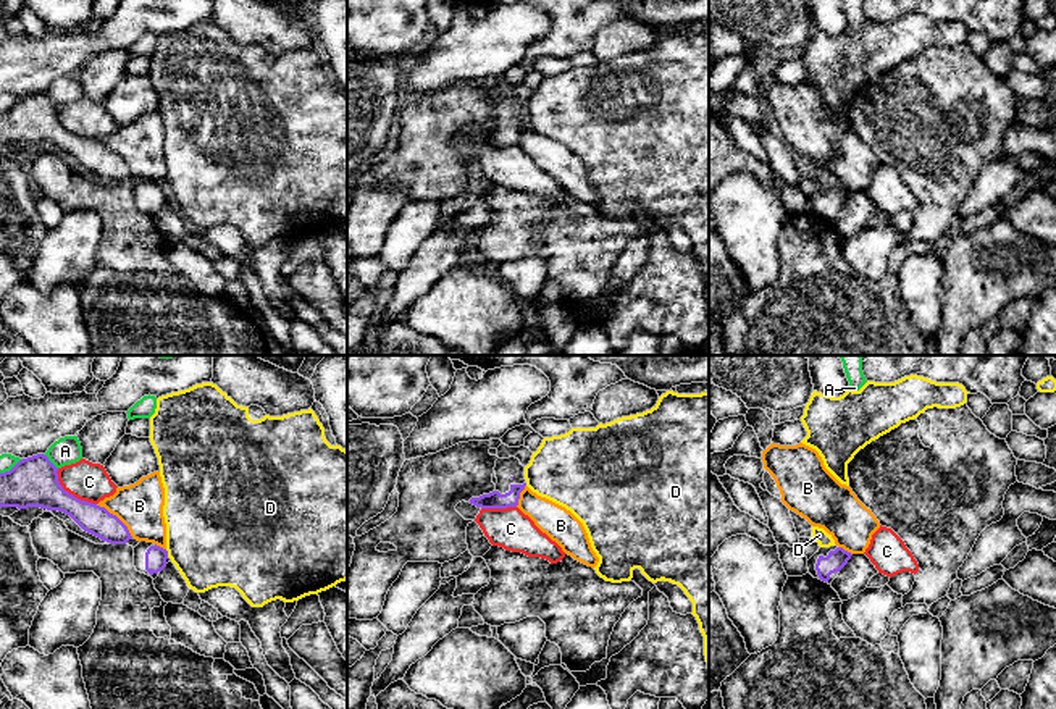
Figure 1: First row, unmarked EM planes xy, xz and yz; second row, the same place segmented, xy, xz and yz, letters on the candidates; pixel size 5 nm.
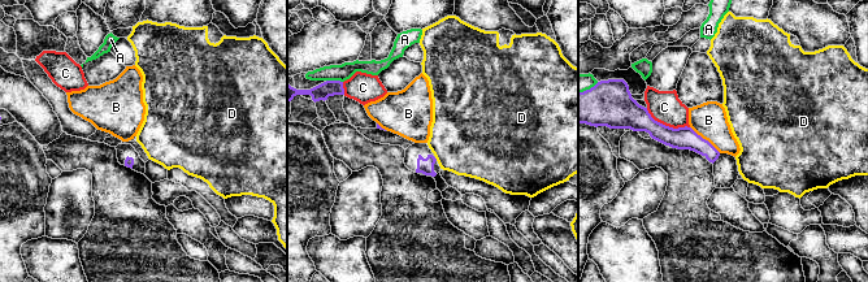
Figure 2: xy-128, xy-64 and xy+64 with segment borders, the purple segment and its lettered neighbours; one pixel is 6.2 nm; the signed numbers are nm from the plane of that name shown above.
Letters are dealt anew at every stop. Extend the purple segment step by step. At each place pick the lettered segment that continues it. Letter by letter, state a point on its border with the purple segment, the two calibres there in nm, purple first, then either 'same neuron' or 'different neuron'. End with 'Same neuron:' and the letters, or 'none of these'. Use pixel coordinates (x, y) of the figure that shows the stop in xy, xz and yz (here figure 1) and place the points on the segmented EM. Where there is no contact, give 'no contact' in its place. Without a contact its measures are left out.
A: meets purple in xy at (49, 461); 240 nm thick on the purple side, 140 nm on the other; different neuron
B: meets purple in xy at (117, 517); 150 nm thick on the purple side, 240 nm on the other; different neuron
C: meets purple in xy at (68, 493); 240 nm thick on the purple side, 190 nm on the other; different neuron
D: meets purple in xy at (167, 553); 110 nm thick on the purple side, 480 nm on the other; different neuron
Same neuron: none of these

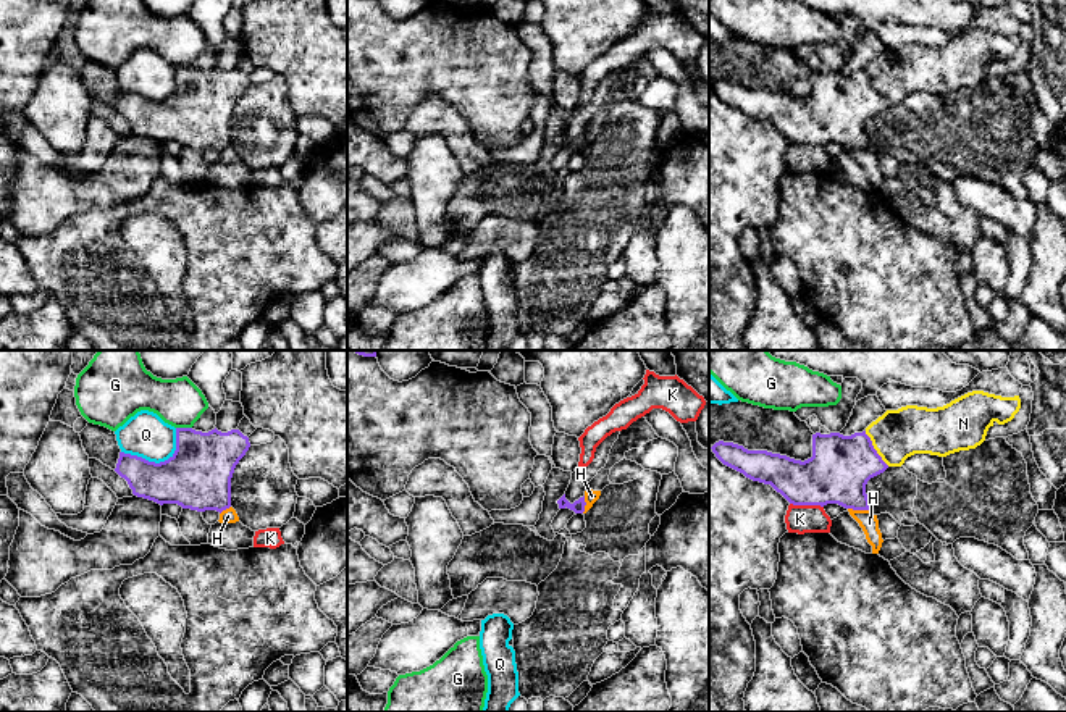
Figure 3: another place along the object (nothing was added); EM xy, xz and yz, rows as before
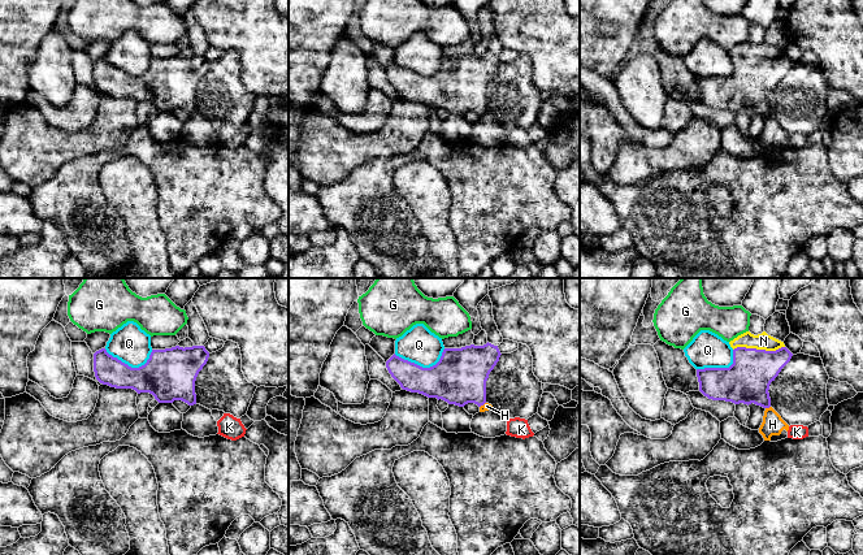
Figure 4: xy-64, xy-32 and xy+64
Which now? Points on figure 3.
G: meets purple in xy at (184, 428); 320 nm thick on the purple side, 240 nm on the other; different neuron
H: meets purple in yz at (858, 509); 300 nm thick on the purple side, 90 nm on the other; different neuron
K: meets purple in yz at (806, 504); 300 nm thick on the purple side, 140 nm on the other; different neuron
N: meets purple in yz at (874, 449); 300 nm thick on the purple side, 240 nm on the other; same neuron
Q: meets purple in xy at (160, 462); 320 nm thick on the purple side, 220 nm on the other; different neuron
Same neuron: N

